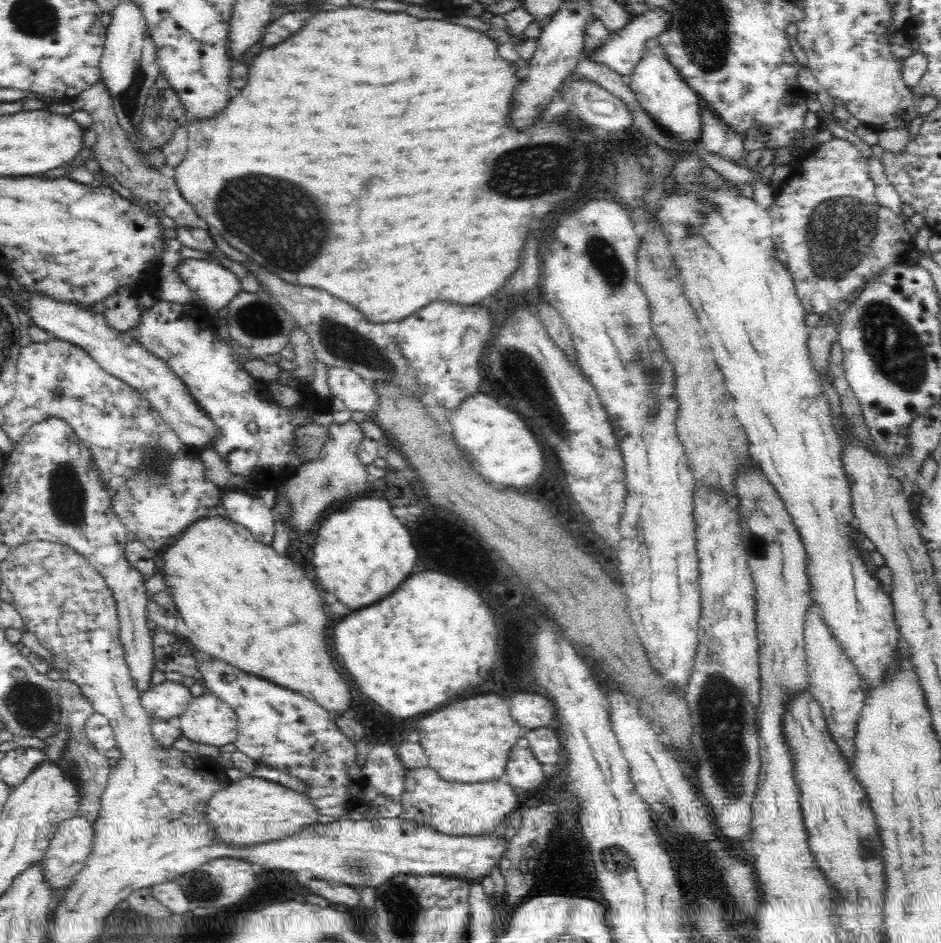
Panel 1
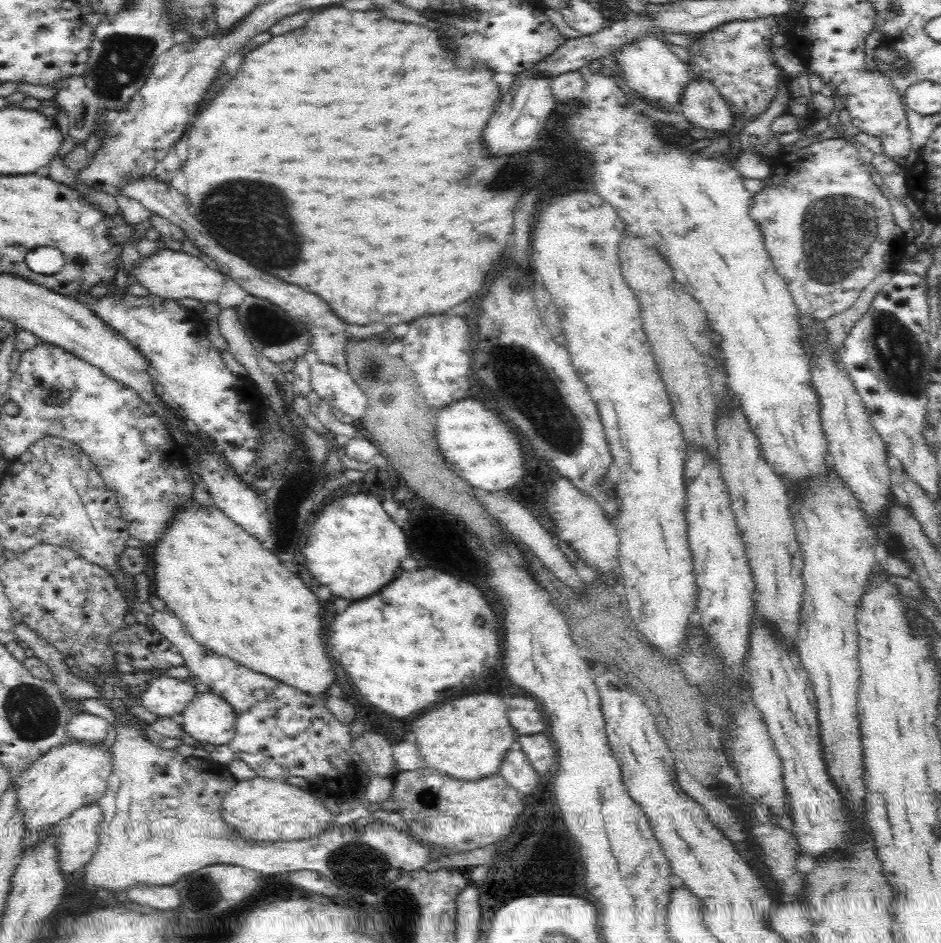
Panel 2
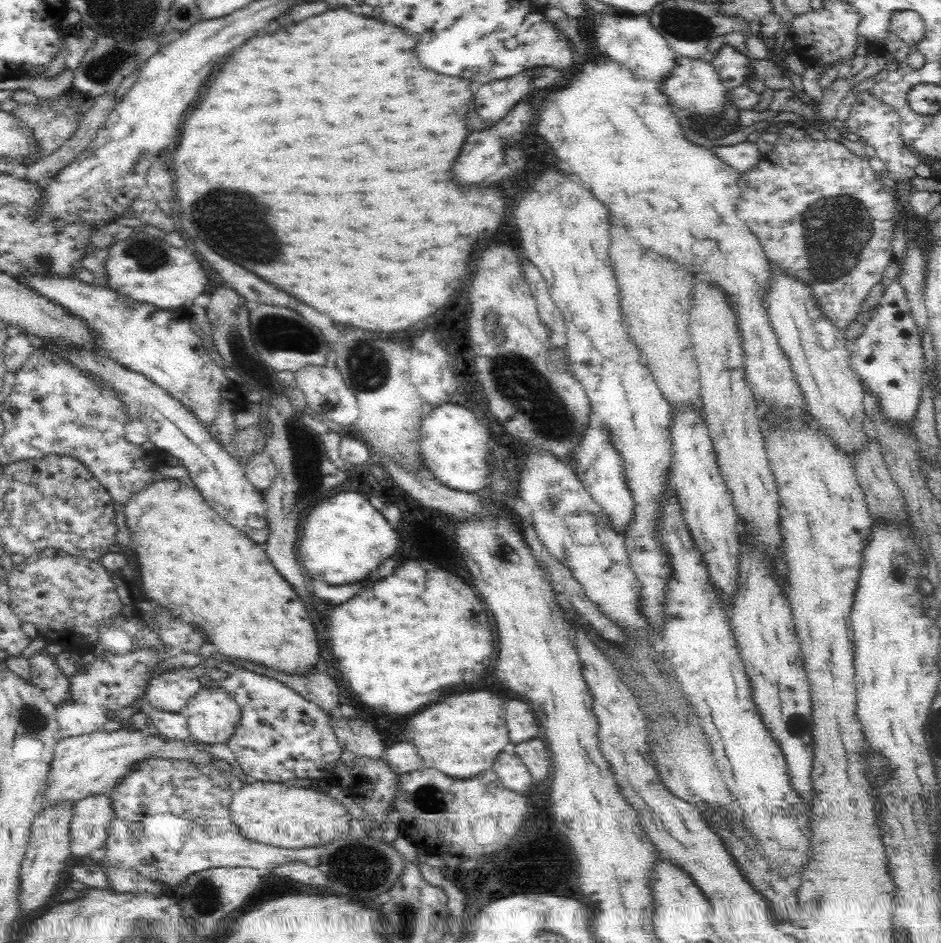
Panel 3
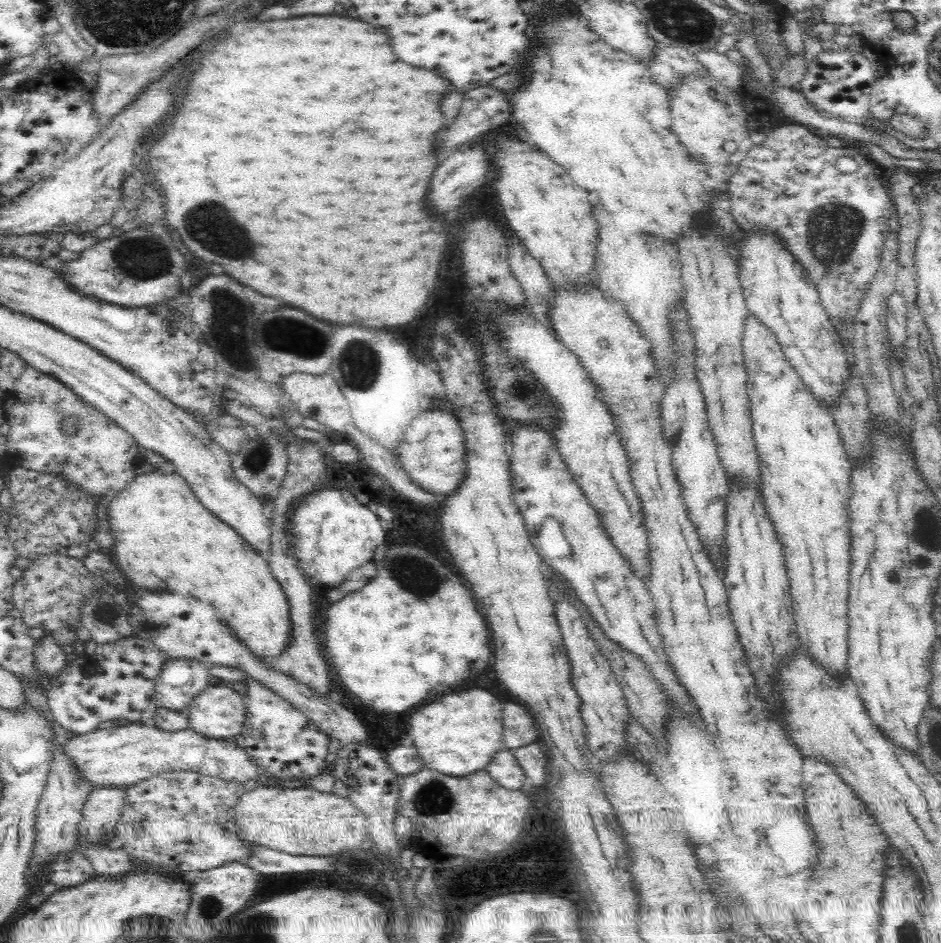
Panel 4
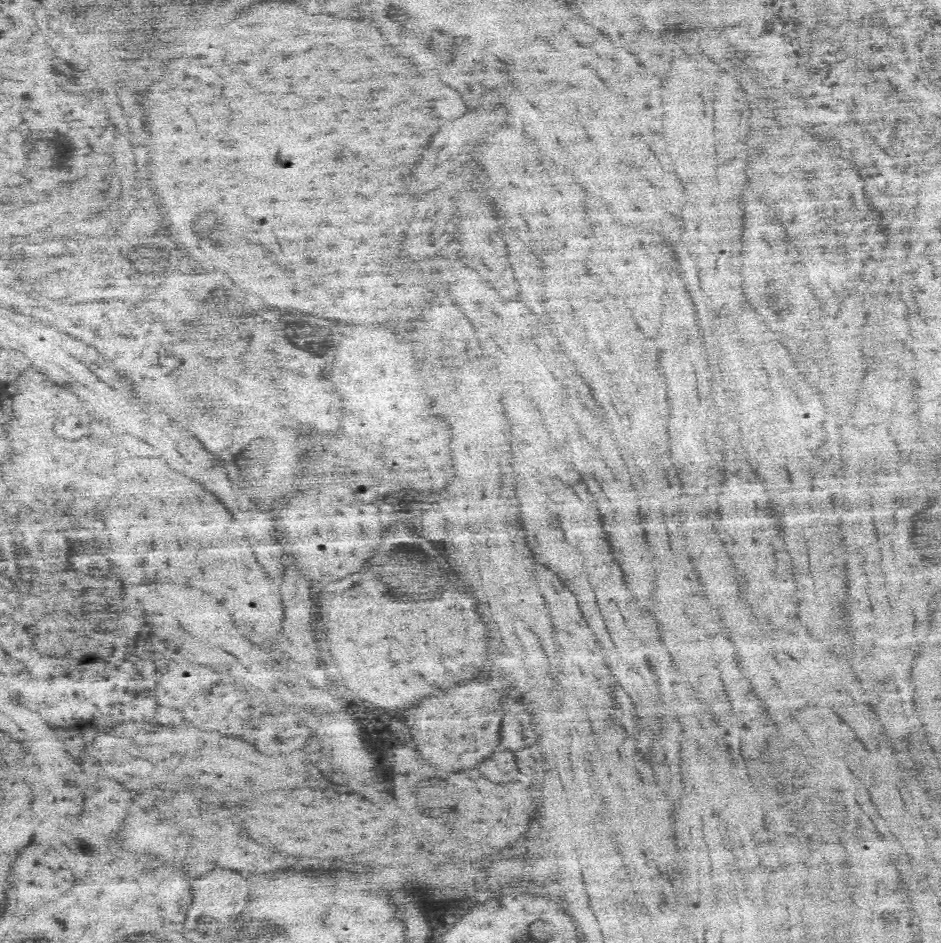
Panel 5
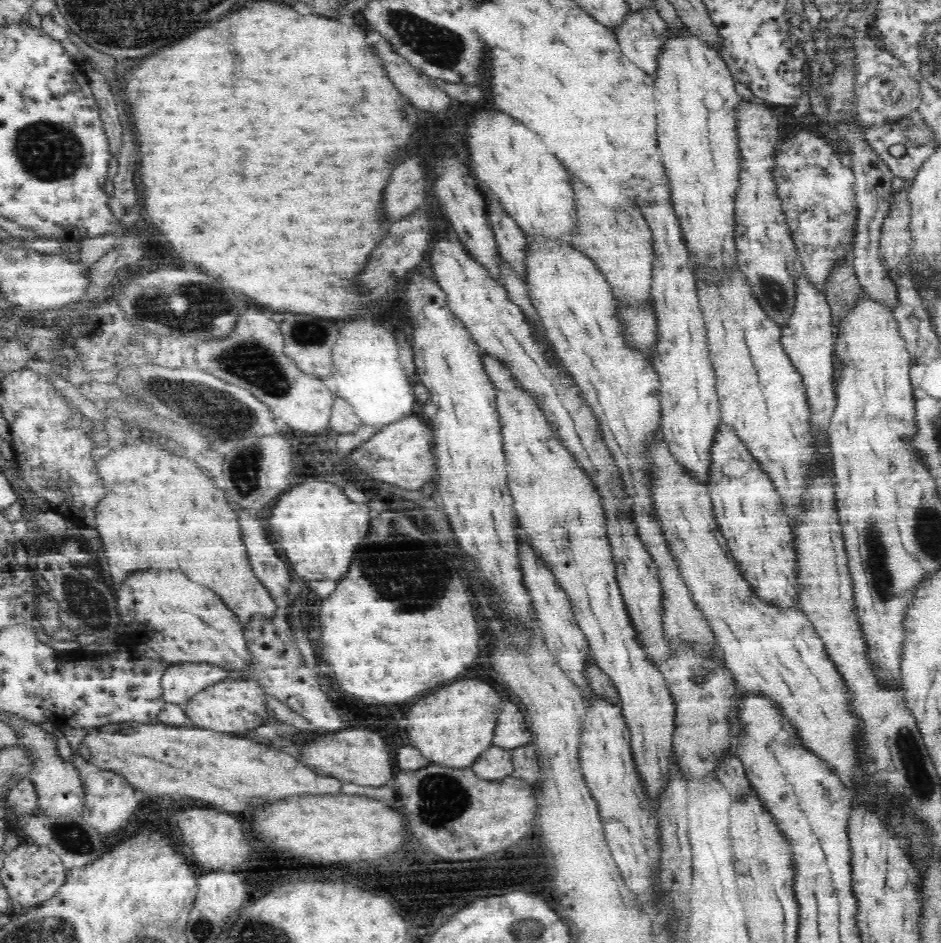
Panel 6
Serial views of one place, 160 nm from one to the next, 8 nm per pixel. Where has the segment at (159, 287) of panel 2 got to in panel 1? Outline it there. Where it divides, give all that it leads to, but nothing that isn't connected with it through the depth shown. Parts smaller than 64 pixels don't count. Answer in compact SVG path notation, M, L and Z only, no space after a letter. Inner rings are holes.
M181 259L176 272L180 274L180 280L197 294L210 314L228 306L232 297L241 290L239 278L214 260Z

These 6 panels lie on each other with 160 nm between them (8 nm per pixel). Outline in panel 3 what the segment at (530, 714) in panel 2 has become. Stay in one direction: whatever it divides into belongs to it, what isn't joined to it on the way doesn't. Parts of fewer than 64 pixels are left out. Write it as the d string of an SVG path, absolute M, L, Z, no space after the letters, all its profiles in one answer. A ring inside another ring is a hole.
M508 700L506 706L506 726L508 726L508 736L512 744L526 742L538 736L539 725L536 714L530 712L530 707L520 700Z

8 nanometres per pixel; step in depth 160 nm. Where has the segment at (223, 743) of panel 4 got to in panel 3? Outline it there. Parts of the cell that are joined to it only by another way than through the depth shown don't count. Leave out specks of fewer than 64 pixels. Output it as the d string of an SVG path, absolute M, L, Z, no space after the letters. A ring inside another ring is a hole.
M124 729L116 732L98 731L61 739L55 746L53 755L44 794L46 805L55 805L60 801L76 802L84 797L109 794L118 784L118 780L128 776L138 762L150 758L185 760L194 764L208 765L212 765L214 758L208 751L204 752L201 746L190 745L184 740L172 740L162 735L146 736L140 730L129 732Z

